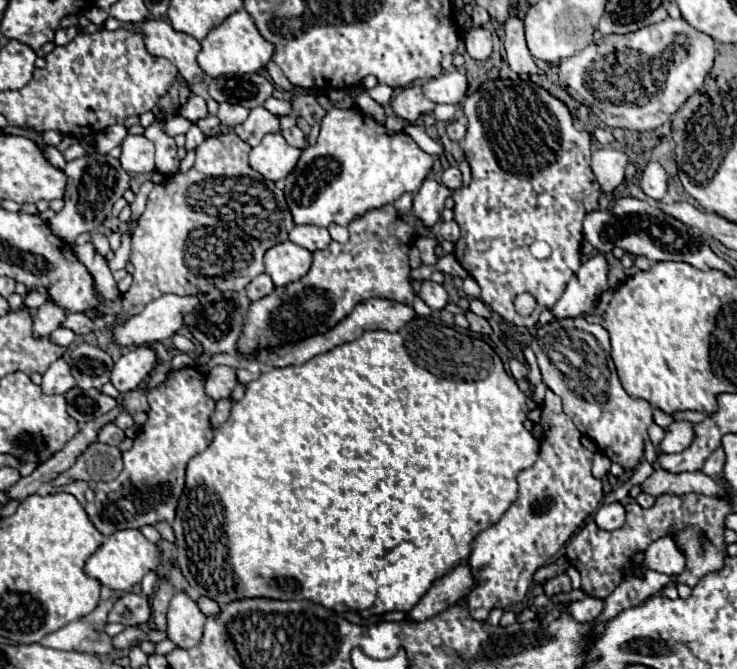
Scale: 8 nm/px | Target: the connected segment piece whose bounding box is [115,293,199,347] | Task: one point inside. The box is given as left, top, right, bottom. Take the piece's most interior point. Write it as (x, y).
(162, 318)

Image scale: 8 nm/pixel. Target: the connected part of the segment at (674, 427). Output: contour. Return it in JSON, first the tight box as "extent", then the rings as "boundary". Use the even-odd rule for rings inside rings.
{"extent":[657,421,691,455],"boundary":[[[673,421],[671,425],[665,427],[665,437],[663,441],[657,445],[657,455],[665,455],[665,453],[681,453],[683,449],[687,449],[691,445],[691,425],[689,421]]]}

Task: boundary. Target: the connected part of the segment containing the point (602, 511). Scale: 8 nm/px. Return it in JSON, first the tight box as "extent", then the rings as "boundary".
{"extent":[595,503,625,531],"boundary":[[[609,503],[609,505],[601,505],[595,513],[595,523],[599,529],[605,531],[613,531],[619,529],[625,523],[625,509],[621,503]]]}

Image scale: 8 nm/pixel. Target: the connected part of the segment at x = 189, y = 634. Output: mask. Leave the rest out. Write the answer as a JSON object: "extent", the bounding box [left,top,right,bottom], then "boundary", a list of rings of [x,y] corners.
{"extent":[167,593,207,649],"boundary":[[[177,593],[171,599],[167,613],[167,635],[175,643],[175,647],[191,649],[203,637],[205,619],[207,617],[187,593]]]}

